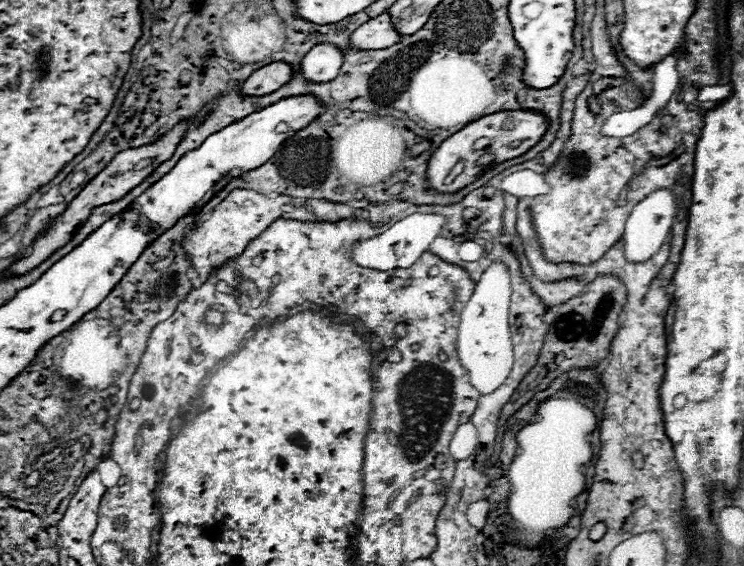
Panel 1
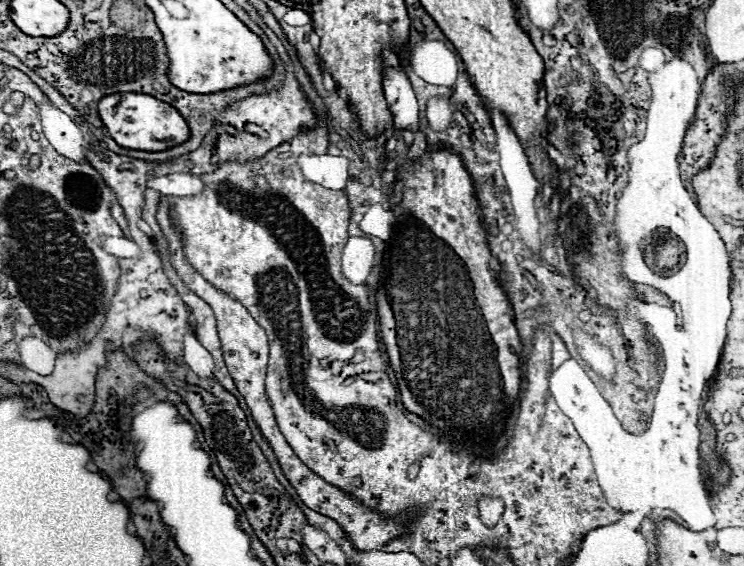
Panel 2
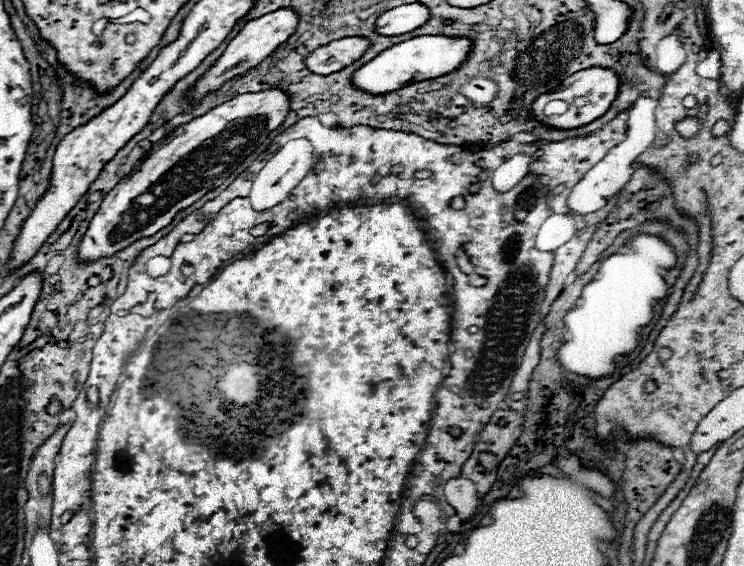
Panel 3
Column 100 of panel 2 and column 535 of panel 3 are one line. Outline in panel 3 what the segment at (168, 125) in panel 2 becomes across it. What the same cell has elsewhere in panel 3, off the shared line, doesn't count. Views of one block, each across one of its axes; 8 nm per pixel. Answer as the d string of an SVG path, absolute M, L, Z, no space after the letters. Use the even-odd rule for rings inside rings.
M586 68L586 70L580 70L572 76L568 76L556 90L552 92L546 92L546 94L540 94L532 106L530 106L530 116L534 120L538 120L540 124L548 126L548 128L560 128L560 130L570 130L570 128L578 128L578 126L584 126L596 118L600 118L612 104L612 100L616 98L618 94L618 76L612 72L612 70L606 70L606 68ZM550 100L564 100L568 104L568 110L562 114L562 116L550 116L546 118L544 116L544 106L550 102Z

